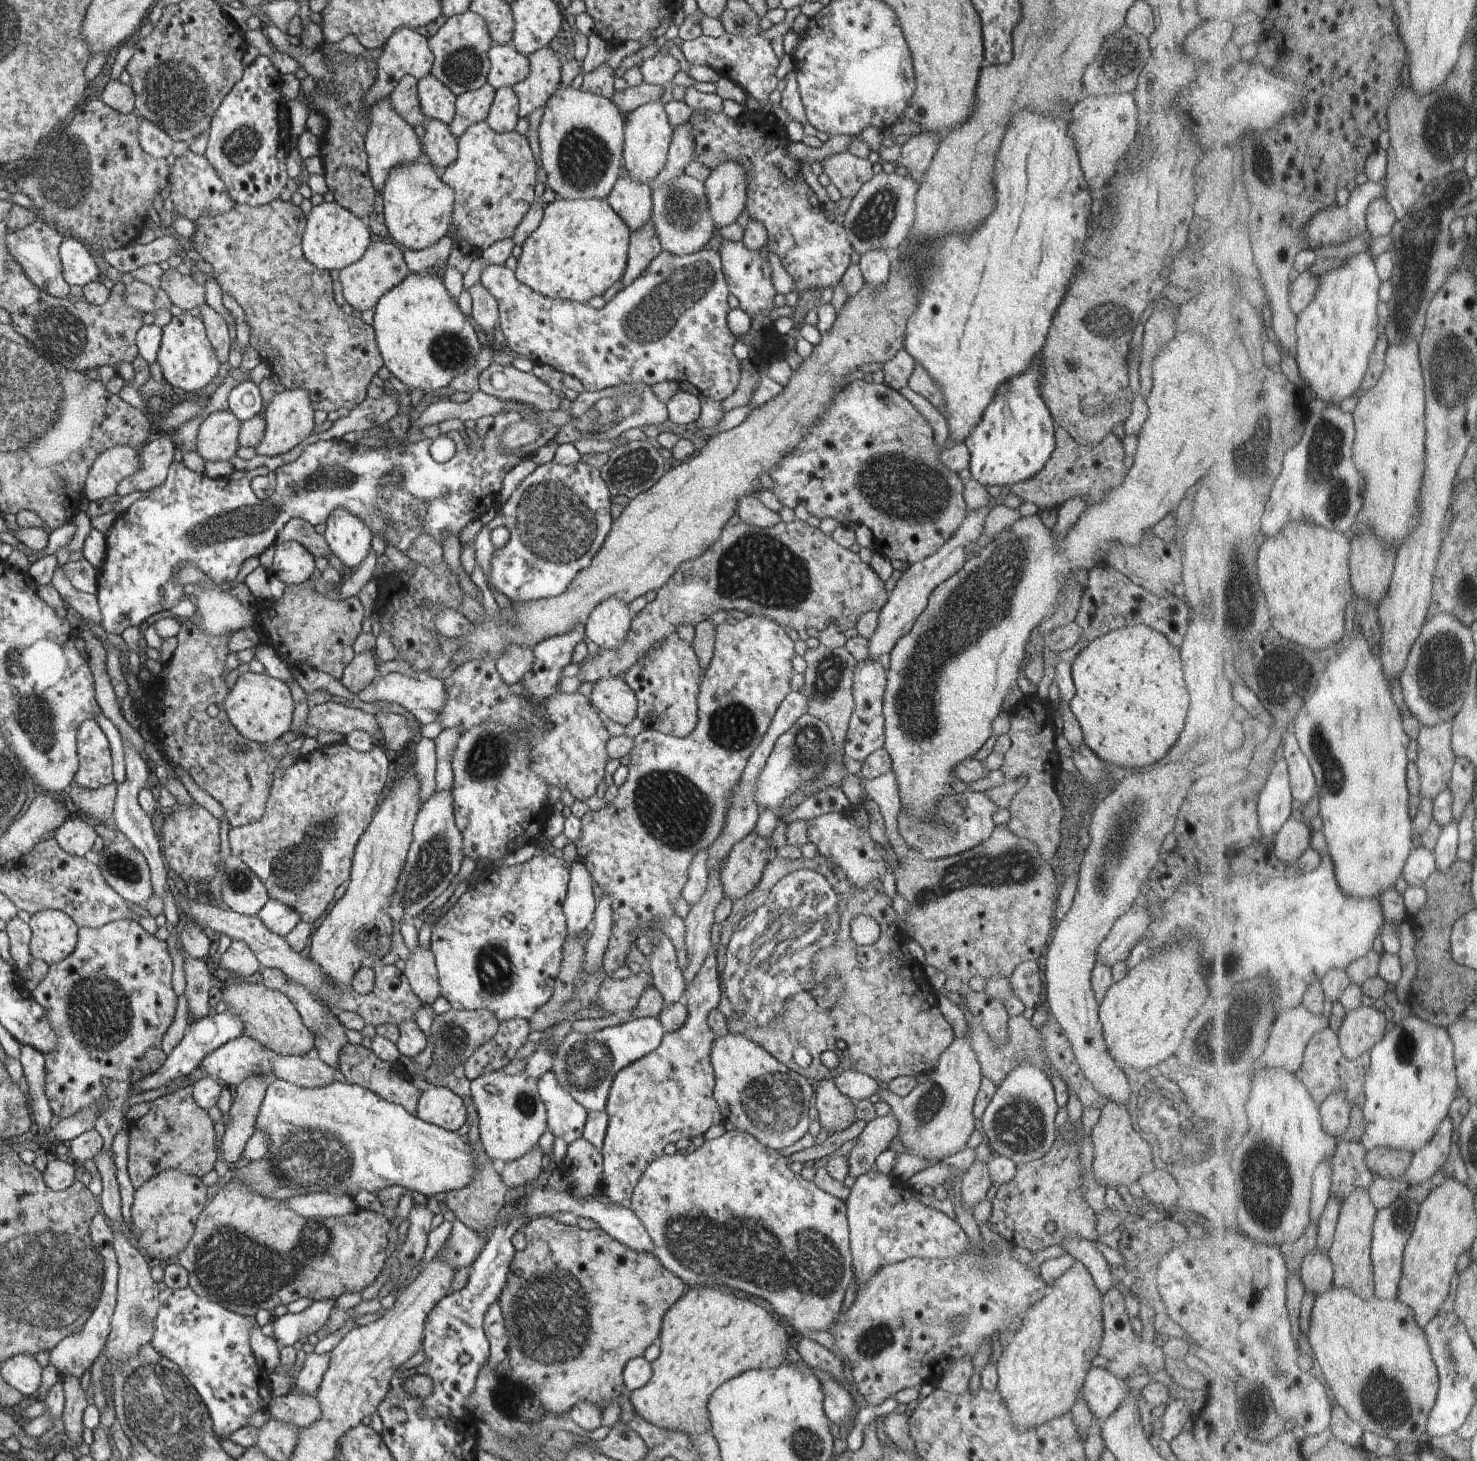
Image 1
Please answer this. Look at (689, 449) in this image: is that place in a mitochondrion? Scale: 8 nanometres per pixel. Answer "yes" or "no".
no

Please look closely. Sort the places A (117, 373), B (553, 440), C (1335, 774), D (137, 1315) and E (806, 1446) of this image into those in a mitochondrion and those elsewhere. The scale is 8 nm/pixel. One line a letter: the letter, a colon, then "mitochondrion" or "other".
A: other
B: other
C: mitochondrion
D: mitochondrion
E: mitochondrion

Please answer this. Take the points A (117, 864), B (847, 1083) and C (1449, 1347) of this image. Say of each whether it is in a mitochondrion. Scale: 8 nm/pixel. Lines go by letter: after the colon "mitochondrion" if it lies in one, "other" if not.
A: mitochondrion
B: other
C: mitochondrion

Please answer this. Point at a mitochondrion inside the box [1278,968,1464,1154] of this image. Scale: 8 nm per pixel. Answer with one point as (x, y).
(1405, 1049)

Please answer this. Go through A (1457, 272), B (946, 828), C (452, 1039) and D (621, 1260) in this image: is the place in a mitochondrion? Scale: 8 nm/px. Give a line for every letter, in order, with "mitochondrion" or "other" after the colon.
A: other
B: mitochondrion
C: mitochondrion
D: other

